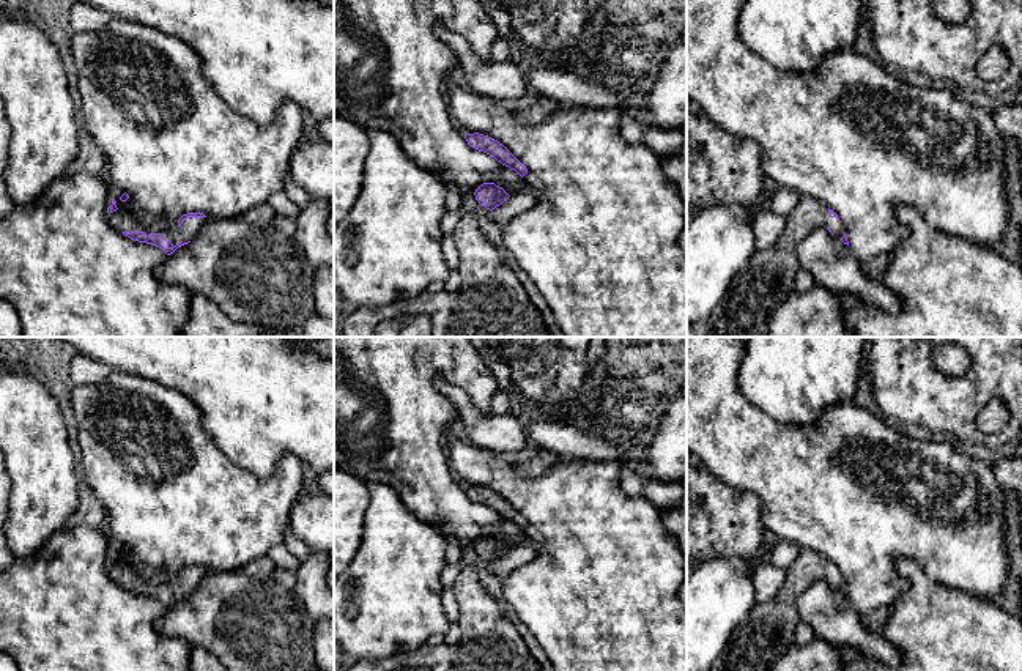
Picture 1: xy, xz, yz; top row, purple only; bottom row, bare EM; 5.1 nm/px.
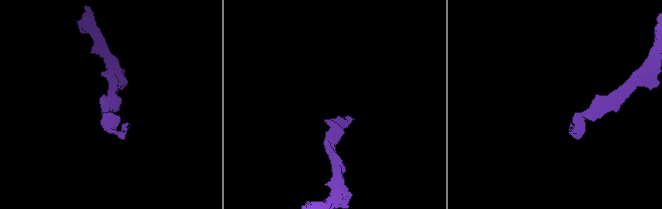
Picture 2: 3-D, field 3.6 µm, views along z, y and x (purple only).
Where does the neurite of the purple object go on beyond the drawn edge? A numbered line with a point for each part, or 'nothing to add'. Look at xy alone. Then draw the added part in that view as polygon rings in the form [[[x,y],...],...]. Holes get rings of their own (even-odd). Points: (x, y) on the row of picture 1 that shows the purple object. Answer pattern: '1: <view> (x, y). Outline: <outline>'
1: xy (123, 221). Outline: [[[117,209],[110,213],[110,222],[118,232],[161,233],[167,238],[168,247],[173,247],[180,241],[191,241],[206,222],[206,217],[187,217],[181,225],[178,222],[164,221],[140,222],[131,213]]]

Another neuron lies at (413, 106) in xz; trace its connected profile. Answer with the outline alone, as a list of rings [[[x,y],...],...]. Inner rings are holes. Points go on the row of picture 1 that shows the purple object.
[[[334,0],[334,112],[362,128],[381,126],[400,142],[406,156],[442,183],[450,180],[461,195],[474,194],[483,183],[494,183],[512,195],[524,187],[523,178],[469,146],[449,110],[447,83],[458,61],[452,49],[435,36],[436,24],[465,36],[471,49],[490,61],[498,32],[479,0]]]

